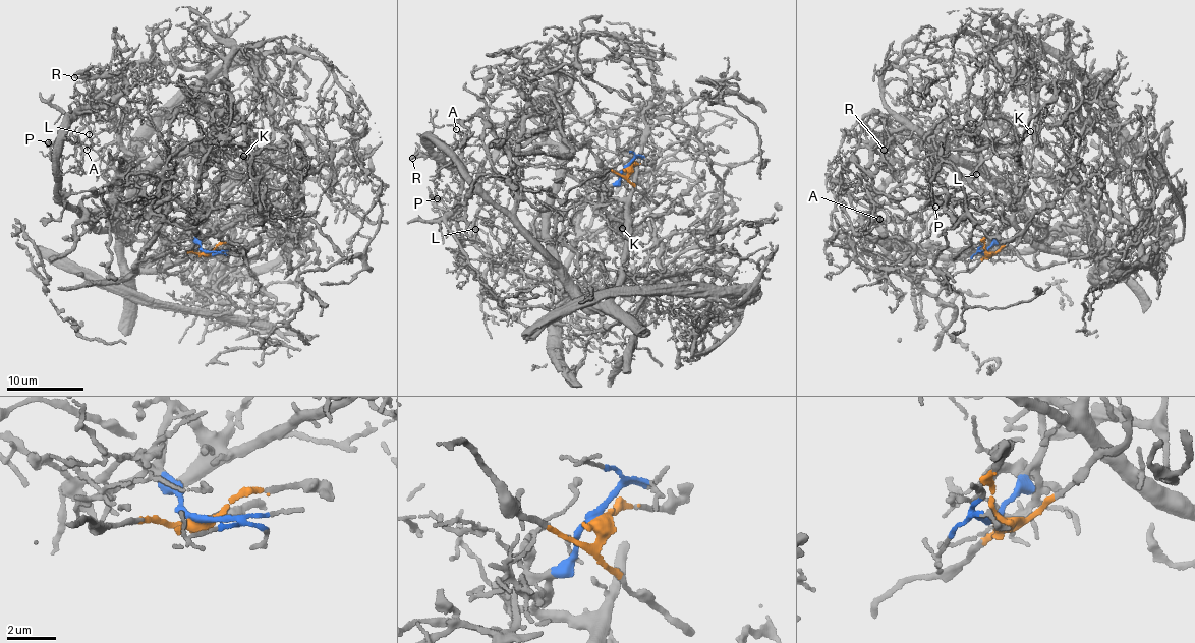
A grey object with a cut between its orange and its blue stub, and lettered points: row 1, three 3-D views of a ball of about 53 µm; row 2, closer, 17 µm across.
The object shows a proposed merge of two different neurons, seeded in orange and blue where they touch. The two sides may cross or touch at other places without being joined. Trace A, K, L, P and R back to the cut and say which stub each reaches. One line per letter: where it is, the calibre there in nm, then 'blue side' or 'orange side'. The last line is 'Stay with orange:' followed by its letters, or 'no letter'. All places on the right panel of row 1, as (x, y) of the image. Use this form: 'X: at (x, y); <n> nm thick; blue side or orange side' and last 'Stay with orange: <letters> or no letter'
A: at (879, 219); 140 nm thick; blue side
K: at (1030, 131); 160 nm thick; blue side
L: at (976, 174); 130 nm thick; blue side
P: at (935, 207); 140 nm thick; blue side
R: at (884, 150); 190 nm thick; blue side
Stay with orange: no letter

